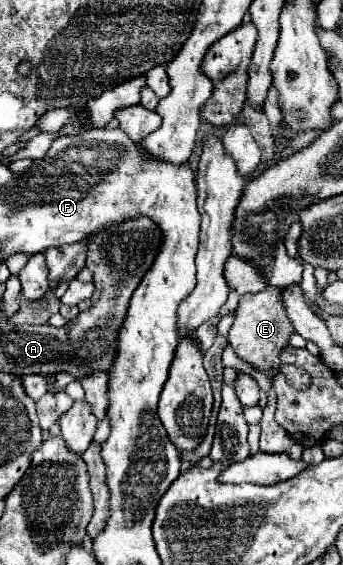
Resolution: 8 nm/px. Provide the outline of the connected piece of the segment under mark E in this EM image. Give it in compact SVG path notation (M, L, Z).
M266 287L264 291L258 293L248 293L240 299L238 309L236 309L236 317L234 323L230 327L228 333L228 343L232 345L234 353L244 359L246 363L250 363L254 369L272 369L272 371L280 371L284 373L286 381L296 387L296 389L304 389L310 383L310 377L306 375L306 371L302 371L296 365L284 365L280 361L280 351L282 347L288 345L290 335L294 333L292 323L288 321L286 309L284 309L284 301L282 301L282 291L280 289L272 289Z

